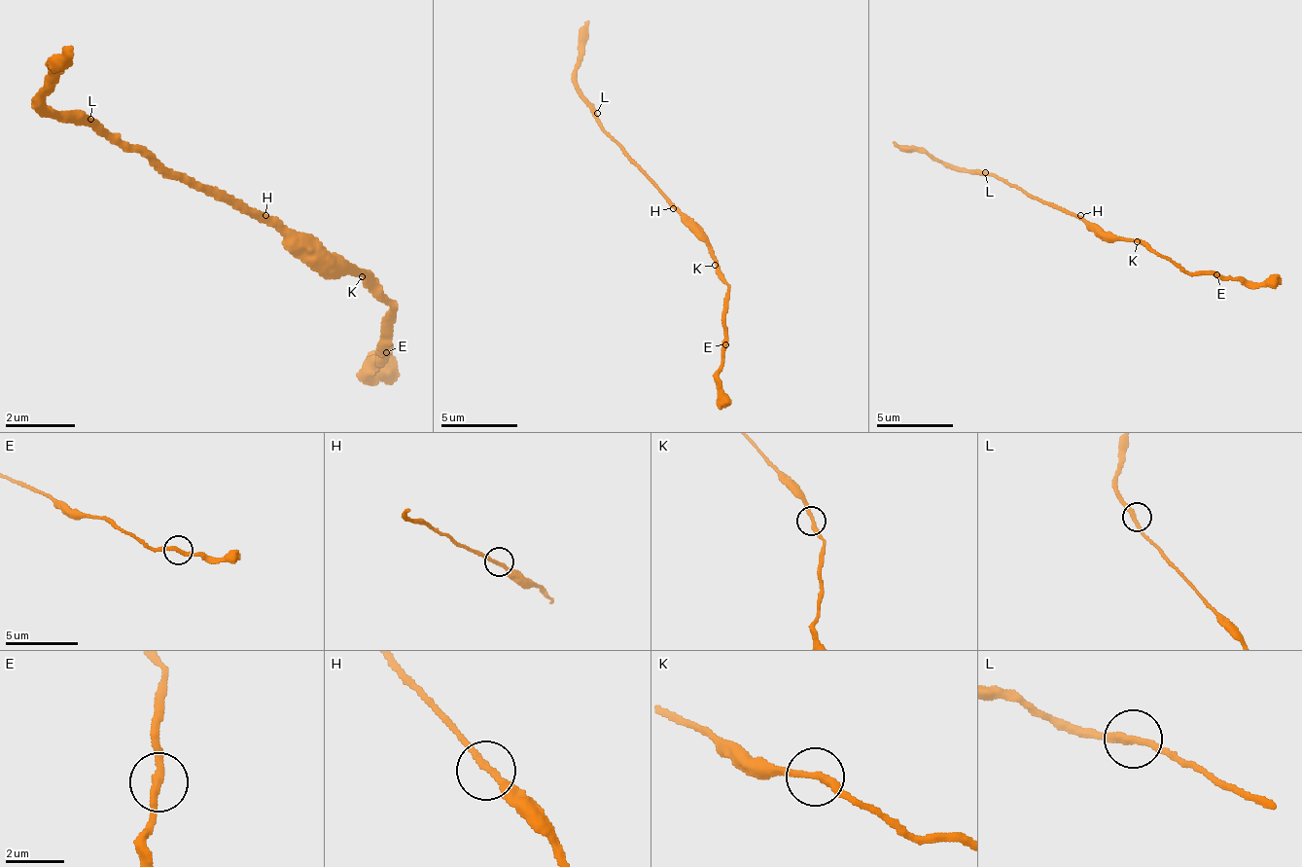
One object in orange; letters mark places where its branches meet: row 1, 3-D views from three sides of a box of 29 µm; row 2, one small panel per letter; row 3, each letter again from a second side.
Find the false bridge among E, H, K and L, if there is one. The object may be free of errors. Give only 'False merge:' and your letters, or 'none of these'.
False merge: none of these

